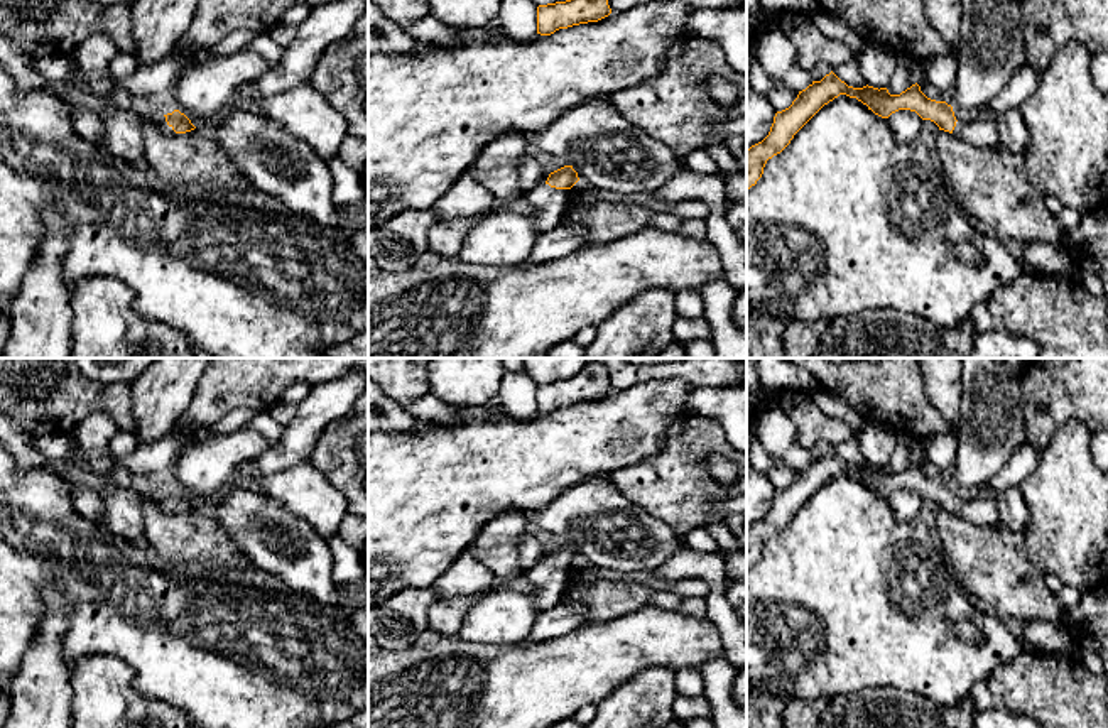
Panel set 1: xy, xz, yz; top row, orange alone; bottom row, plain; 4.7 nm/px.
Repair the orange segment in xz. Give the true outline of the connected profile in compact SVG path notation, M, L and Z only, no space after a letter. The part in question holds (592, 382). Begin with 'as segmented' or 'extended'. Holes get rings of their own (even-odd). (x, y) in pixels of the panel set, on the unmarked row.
as segmented; M588 361L571 378L537 385L537 412L551 414L559 407L579 402L598 400L611 392L606 368Z

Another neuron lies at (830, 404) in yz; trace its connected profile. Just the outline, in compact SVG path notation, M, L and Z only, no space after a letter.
M824 388L811 394L811 399L824 414L846 421L856 434L866 424L863 416L855 407Z

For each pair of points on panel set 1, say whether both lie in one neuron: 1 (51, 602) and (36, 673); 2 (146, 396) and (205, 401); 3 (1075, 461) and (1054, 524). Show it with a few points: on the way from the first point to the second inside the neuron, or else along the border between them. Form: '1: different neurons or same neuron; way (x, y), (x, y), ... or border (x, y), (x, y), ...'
1: same neuron; way (51, 619), (44, 656)
2: different neurons; border (203, 375), (190, 406), (174, 426)
3: same neuron; way (1068, 477), (1068, 509)

